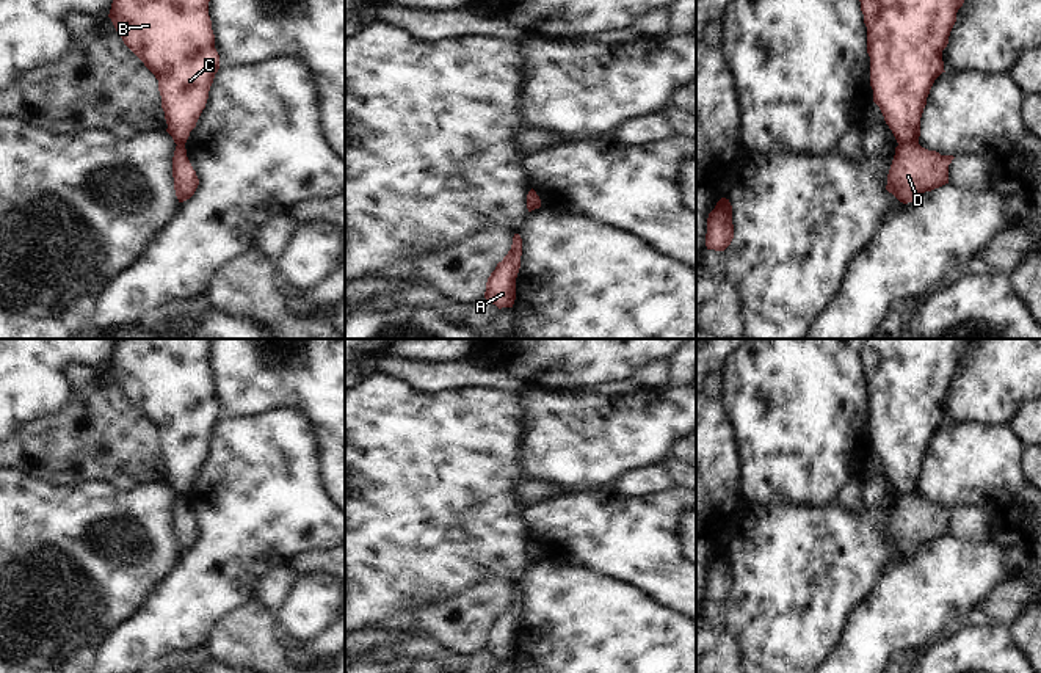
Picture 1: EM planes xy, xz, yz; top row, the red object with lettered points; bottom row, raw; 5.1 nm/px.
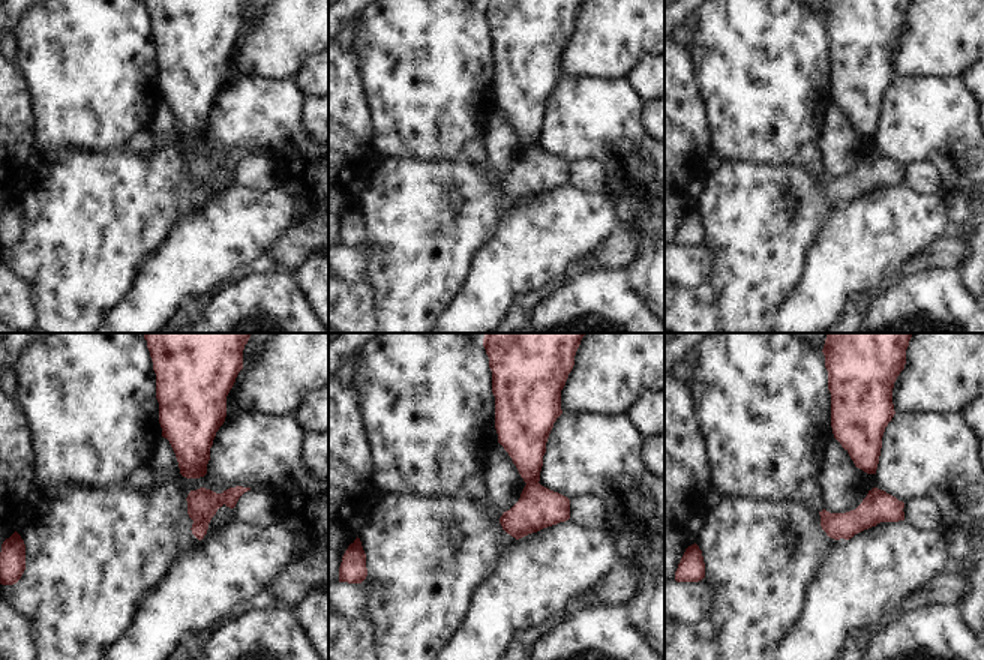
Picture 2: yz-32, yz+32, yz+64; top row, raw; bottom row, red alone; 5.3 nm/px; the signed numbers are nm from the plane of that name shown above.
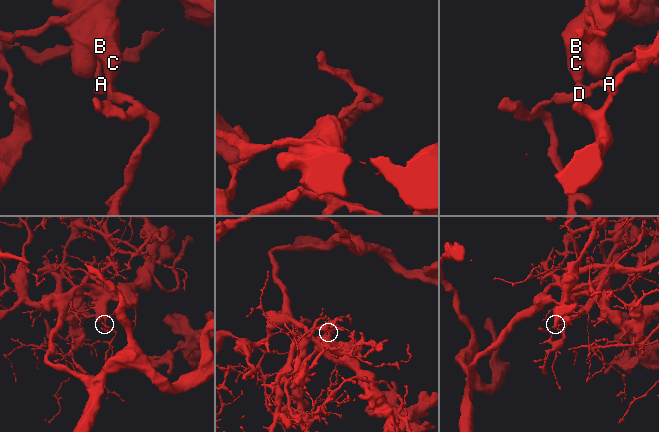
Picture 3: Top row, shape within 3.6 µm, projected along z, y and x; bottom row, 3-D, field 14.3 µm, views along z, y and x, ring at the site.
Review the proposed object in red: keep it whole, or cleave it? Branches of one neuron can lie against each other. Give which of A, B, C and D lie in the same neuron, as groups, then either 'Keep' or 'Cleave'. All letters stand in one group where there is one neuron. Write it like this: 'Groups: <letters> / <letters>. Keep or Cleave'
Groups: A D / B C. Cleave.

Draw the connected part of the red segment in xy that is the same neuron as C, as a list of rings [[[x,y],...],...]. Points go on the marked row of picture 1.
[[[113,0],[108,17],[158,80],[166,132],[185,144],[219,69],[210,0]]]

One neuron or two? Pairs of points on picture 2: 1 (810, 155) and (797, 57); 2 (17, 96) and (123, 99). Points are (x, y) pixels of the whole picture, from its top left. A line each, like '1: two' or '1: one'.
1: two
2: two

